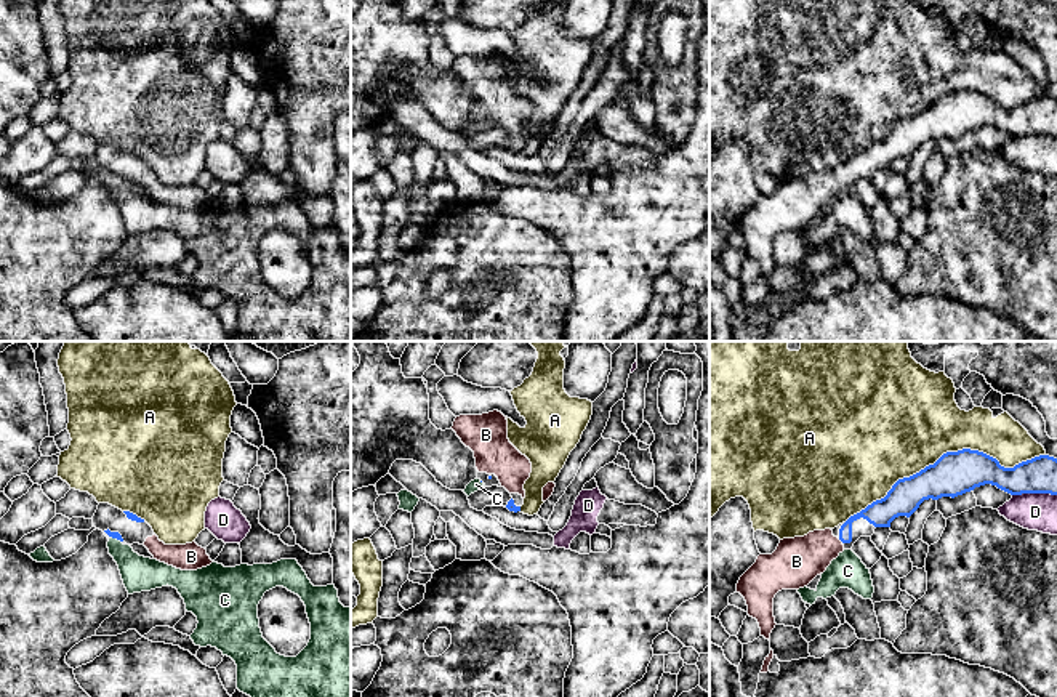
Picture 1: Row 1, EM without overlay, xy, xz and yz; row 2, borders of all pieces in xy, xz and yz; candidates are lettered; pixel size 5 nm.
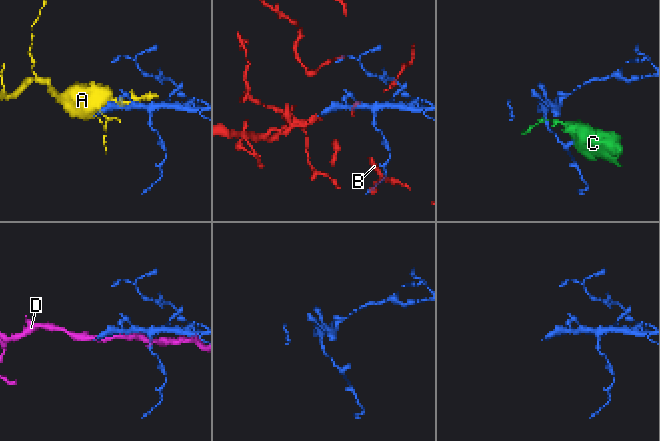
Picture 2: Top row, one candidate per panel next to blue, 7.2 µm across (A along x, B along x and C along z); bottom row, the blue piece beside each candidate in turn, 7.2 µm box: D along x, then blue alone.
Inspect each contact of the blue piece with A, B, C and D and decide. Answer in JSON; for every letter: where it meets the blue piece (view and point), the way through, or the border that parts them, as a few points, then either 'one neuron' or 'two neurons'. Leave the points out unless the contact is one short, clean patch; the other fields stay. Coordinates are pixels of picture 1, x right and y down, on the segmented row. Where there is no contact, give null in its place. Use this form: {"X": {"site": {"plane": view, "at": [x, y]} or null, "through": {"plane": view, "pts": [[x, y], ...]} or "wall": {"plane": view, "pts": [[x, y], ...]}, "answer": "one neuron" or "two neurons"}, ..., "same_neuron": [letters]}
{"A": {"site": {"plane": "yz", "at": [944, 454]}, "answer": "two neurons"}, "B": {"site": {"plane": "yz", "at": [841, 540]}, "through": {"plane": "yz", "pts": [[880, 513], [856, 516], [841, 540], [796, 561]]}, "answer": "one neuron"}, "C": {"site": {"plane": "xy", "at": [116, 537]}, "wall": {"plane": "xy", "pts": [[111, 535], [120, 542]]}, "answer": "two neurons"}, "D": {"site": {"plane": "yz", "at": [1033, 492]}, "answer": "two neurons"}, "same_neuron": ["B"]}

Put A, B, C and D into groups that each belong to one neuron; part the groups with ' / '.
A / B / C / D

